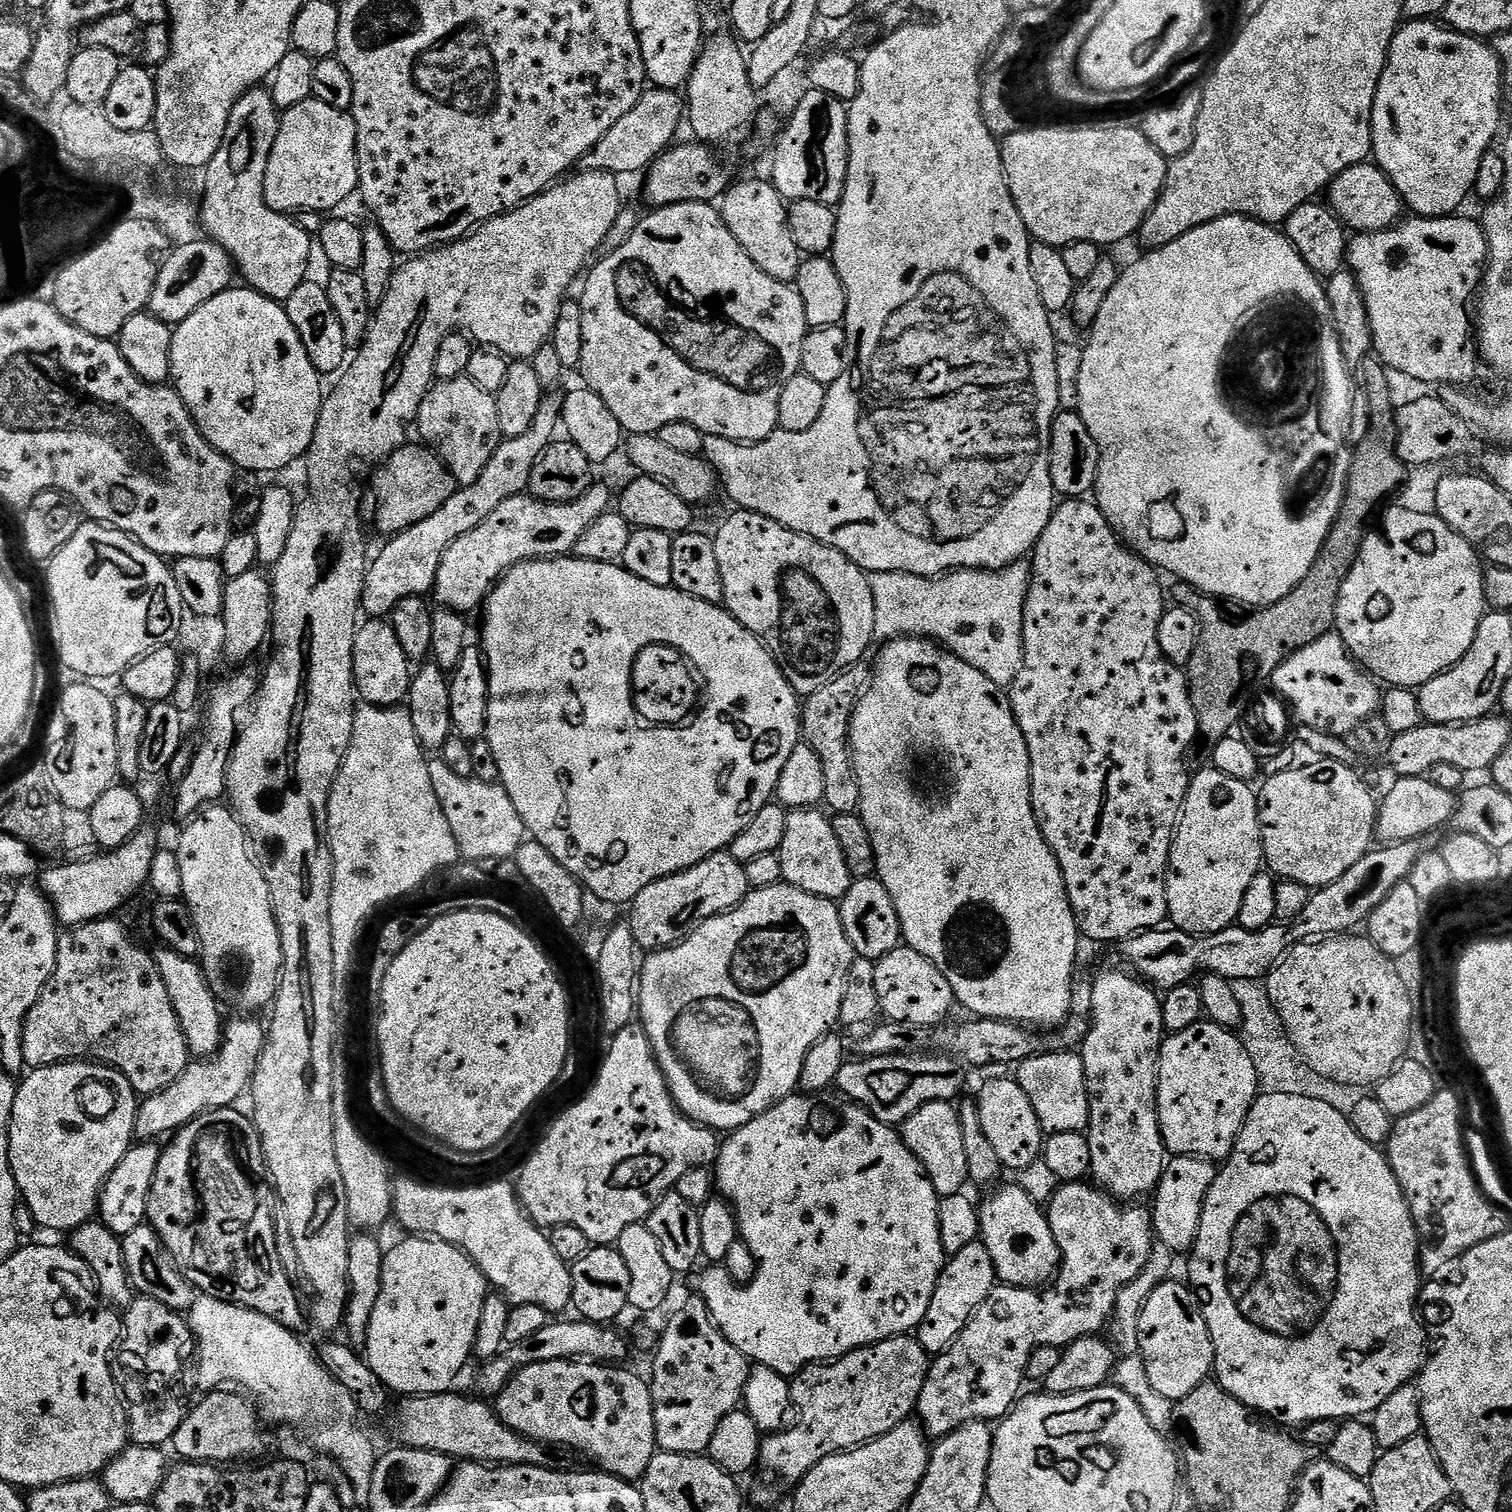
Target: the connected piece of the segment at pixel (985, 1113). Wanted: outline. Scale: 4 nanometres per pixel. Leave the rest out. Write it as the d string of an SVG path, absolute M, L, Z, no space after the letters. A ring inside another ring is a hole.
M1015 1078L986 1081L974 1103L982 1122L982 1131L986 1133L990 1146L994 1146L1005 1169L1013 1168L1012 1172L1017 1174L1041 1159L1046 1134L1038 1122L1038 1114L1034 1114L1034 1106L1030 1106L1030 1098L1026 1098L1026 1090L1022 1090Z

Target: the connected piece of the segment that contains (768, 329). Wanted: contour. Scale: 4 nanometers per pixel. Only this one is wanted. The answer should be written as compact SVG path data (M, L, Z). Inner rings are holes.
M686 202L665 208L652 208L649 213L649 216L641 215L635 228L627 233L628 237L609 256L601 255L591 265L592 273L590 268L583 277L584 293L578 296L582 310L582 358L578 375L584 379L581 380L583 387L598 394L598 398L606 402L610 414L618 418L621 429L634 436L655 434L669 422L690 422L690 426L694 426L705 436L741 442L765 440L771 432L777 431L780 423L778 402L782 398L782 390L786 390L786 382L790 382L790 378L800 372L802 342L810 331L806 322L806 310L802 310L802 298L792 284L778 282L778 278L770 278L766 270L758 270L754 258L750 258L750 254L742 250L738 238L730 234L726 222L720 216L719 207L711 203Z

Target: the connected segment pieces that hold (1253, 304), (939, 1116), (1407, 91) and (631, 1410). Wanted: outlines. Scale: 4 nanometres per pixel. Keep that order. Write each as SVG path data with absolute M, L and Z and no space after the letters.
M1223 216L1214 222L1206 222L1202 226L1190 230L1190 234L1182 234L1182 238L1174 238L1174 242L1161 248L1145 251L1143 254L1145 256L1141 260L1134 261L1128 269L1125 267L1121 271L1118 282L1114 282L1114 290L1110 290L1110 294L1106 294L1106 302L1102 302L1102 310L1098 310L1096 320L1087 333L1087 336L1089 335L1088 345L1085 346L1084 353L1080 356L1080 369L1076 372L1077 405L1075 404L1075 407L1080 413L1082 422L1086 422L1086 430L1090 430L1090 438L1094 438L1094 442L1098 446L1098 478L1094 489L1094 503L1102 510L1106 522L1116 531L1116 535L1137 556L1141 556L1147 564L1151 564L1161 573L1169 572L1170 575L1176 576L1172 578L1194 586L1197 592L1202 592L1205 596L1219 598L1221 601L1237 600L1240 604L1252 604L1248 606L1253 609L1264 608L1268 604L1286 598L1286 594L1290 594L1290 590L1294 590L1294 586L1298 586L1298 582L1302 582L1302 578L1306 578L1306 574L1310 574L1310 566L1314 566L1314 558L1318 558L1318 554L1322 550L1322 542L1326 542L1326 534L1332 529L1332 524L1336 521L1336 515L1340 509L1340 503L1344 501L1344 484L1341 483L1336 488L1328 488L1328 492L1324 492L1323 498L1316 500L1316 504L1312 504L1312 512L1308 512L1308 516L1304 516L1304 520L1292 520L1292 516L1288 516L1288 512L1284 512L1284 492L1288 492L1288 484L1292 484L1292 480L1296 480L1296 476L1300 476L1300 472L1308 472L1308 468L1312 468L1312 464L1316 464L1316 460L1320 460L1320 456L1336 456L1336 452L1340 452L1340 444L1349 442L1344 438L1344 416L1348 416L1348 394L1354 390L1354 383L1352 383L1354 376L1342 354L1340 339L1338 336L1332 336L1332 328L1336 323L1334 318L1328 320L1328 312L1324 312L1324 380L1328 380L1328 392L1324 392L1323 403L1318 408L1320 416L1308 416L1308 420L1304 420L1304 424L1296 424L1296 428L1288 428L1288 432L1284 432L1284 436L1280 436L1280 440L1276 440L1276 444L1272 444L1268 453L1262 450L1262 442L1254 442L1254 434L1244 432L1244 428L1240 428L1240 424L1236 424L1236 420L1232 420L1232 416L1236 416L1236 400L1252 400L1252 408L1264 408L1264 412L1272 412L1272 295L1275 292L1297 292L1303 300L1316 300L1316 308L1320 308L1320 304L1324 304L1324 299L1328 297L1325 281L1316 276L1314 270L1310 270L1310 266L1306 266L1306 262L1302 262L1302 254L1298 254L1298 250L1294 250L1290 238L1284 235L1279 227L1263 224L1260 220L1252 220L1248 216Z
M949 1101L930 1102L910 1118L906 1118L902 1125L902 1135L906 1146L918 1158L924 1167L924 1173L930 1178L936 1195L958 1196L965 1191L964 1184L969 1183L966 1170L966 1146L962 1143L962 1122L959 1111Z
M1410 20L1396 29L1396 37L1388 51L1388 61L1382 70L1382 78L1378 82L1378 90L1374 94L1374 110L1372 111L1372 156L1374 163L1385 172L1398 190L1403 207L1417 217L1422 216L1450 216L1461 211L1464 199L1473 195L1478 166L1482 166L1482 158L1493 147L1492 139L1500 128L1500 104L1504 90L1504 71L1500 68L1500 59L1496 57L1495 47L1485 42L1479 36L1467 36L1461 32L1454 32L1440 22L1432 20Z
M555 1360L526 1366L516 1373L499 1396L494 1407L500 1420L520 1436L541 1444L570 1448L581 1457L589 1456L599 1471L617 1476L619 1480L639 1482L644 1479L650 1462L656 1457L654 1430L654 1402L649 1381L636 1372L627 1372L624 1366L605 1366L600 1362Z

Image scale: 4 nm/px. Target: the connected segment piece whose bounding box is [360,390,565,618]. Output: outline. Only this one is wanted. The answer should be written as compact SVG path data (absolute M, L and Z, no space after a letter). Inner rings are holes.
M560 390L545 391L538 406L538 415L526 434L501 442L498 450L494 450L494 458L486 462L486 470L482 470L475 482L470 482L470 486L460 488L453 496L446 498L446 502L442 502L442 506L438 506L430 518L395 533L389 539L392 541L377 554L376 560L374 556L364 573L360 602L365 617L388 618L402 598L427 597L436 581L442 554L446 554L450 542L462 534L470 534L470 530L486 522L486 518L490 518L490 514L494 514L502 502L528 492L530 470L534 470L538 458L552 443L561 427L564 397L565 393Z

